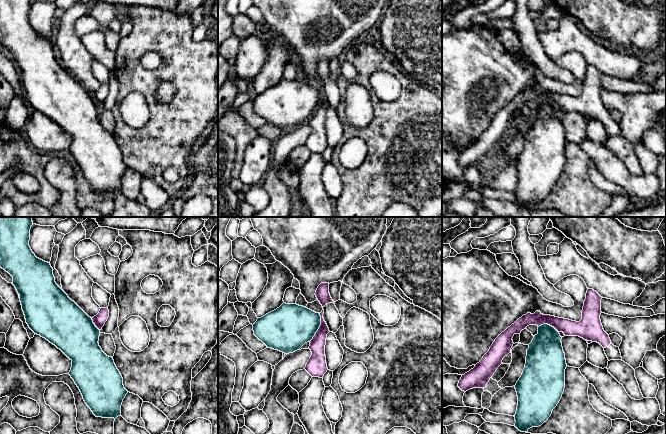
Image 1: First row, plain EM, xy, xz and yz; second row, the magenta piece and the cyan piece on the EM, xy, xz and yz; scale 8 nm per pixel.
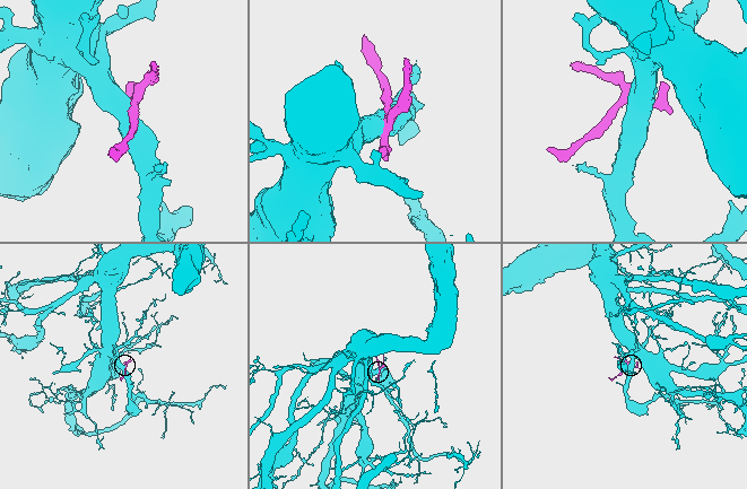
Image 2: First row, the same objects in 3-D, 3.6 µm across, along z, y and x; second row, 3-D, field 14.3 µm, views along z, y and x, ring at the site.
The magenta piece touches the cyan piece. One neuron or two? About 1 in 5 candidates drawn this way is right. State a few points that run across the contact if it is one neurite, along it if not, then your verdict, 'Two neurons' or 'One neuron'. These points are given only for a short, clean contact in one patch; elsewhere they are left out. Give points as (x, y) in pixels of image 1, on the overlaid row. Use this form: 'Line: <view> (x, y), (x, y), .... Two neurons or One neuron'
Line: xz (319, 313), (320, 326), (309, 341). Two neurons

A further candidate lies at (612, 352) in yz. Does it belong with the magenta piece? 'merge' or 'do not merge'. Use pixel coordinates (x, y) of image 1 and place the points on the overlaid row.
merge

